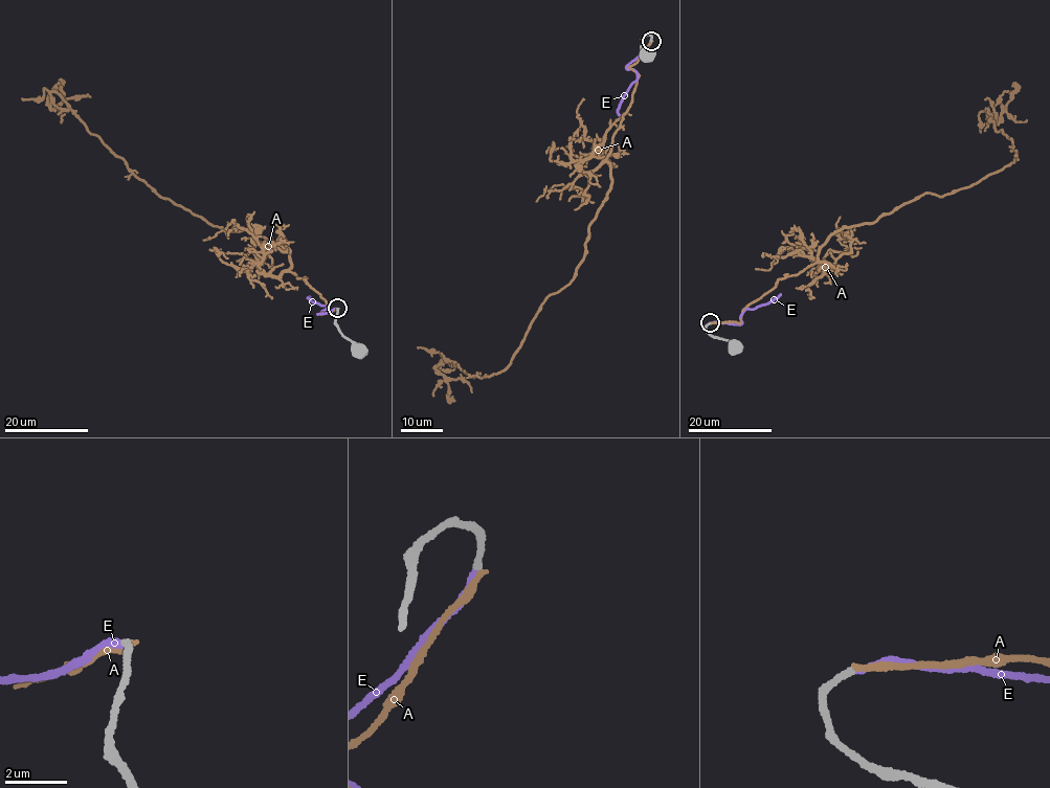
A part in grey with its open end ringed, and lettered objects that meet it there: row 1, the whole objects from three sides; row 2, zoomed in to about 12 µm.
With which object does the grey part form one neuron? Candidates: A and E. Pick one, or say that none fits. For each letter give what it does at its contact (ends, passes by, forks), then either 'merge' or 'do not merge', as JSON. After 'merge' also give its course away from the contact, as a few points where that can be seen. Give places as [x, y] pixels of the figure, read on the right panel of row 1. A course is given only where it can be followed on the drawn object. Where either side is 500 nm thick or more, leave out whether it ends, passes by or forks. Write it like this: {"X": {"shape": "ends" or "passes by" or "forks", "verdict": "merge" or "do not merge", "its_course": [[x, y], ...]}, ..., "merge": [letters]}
{"A": {"shape": "ends", "verdict": "do not merge"}, "E": {"shape": "ends", "verdict": "merge", "its_course": [[710, 323], [739, 324], [743, 311], [764, 305], [780, 294]]}, "merge": ["E"]}

